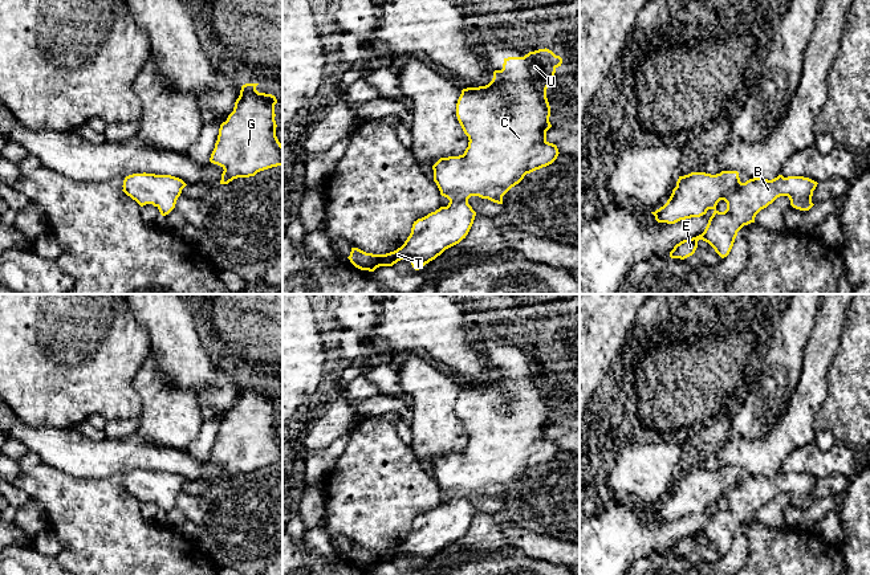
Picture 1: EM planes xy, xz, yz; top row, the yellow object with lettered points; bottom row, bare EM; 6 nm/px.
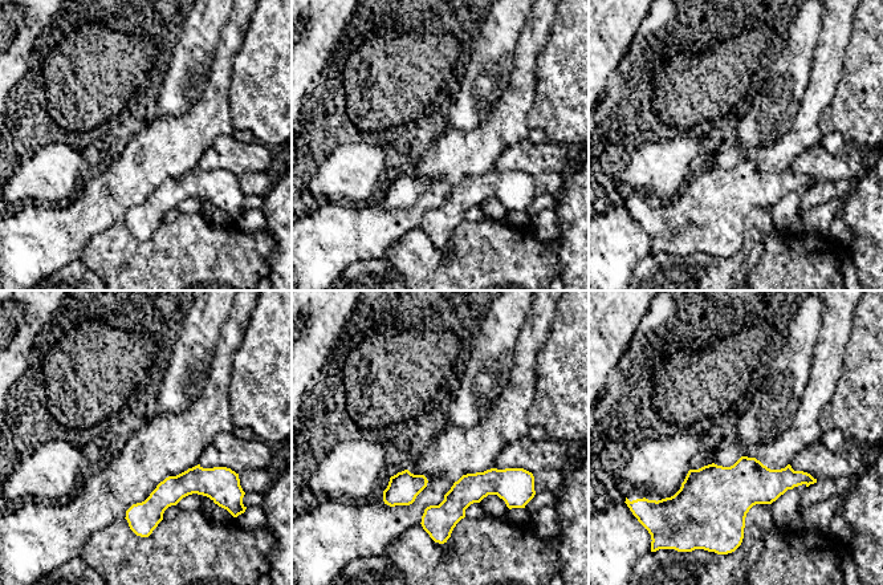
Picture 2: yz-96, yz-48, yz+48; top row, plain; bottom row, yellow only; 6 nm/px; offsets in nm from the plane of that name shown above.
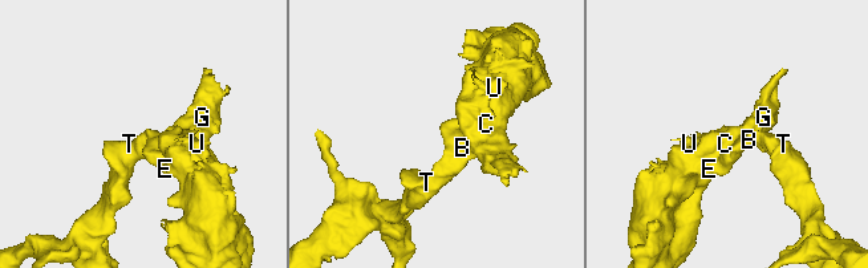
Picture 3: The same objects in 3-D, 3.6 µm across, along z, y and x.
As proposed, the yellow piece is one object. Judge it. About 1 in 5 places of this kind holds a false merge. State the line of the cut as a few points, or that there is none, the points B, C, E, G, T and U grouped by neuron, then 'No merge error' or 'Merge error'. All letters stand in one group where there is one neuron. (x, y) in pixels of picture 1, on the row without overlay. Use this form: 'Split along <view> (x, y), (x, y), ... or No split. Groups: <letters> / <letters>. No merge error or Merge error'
No split. Groups: B C E G T U. No merge error

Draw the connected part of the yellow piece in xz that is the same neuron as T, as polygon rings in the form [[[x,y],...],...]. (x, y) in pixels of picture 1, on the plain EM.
[[[538,346],[524,354],[504,355],[503,366],[493,368],[488,382],[463,386],[456,400],[456,413],[468,433],[468,444],[463,452],[440,454],[432,462],[434,478],[440,492],[450,497],[448,502],[414,518],[410,533],[397,547],[373,551],[351,545],[347,554],[350,559],[361,567],[374,568],[406,555],[419,567],[466,535],[476,513],[468,501],[471,493],[503,501],[503,493],[527,470],[552,461],[560,449],[556,441],[546,437],[546,428],[552,424],[546,386],[561,360],[562,355],[552,347]]]

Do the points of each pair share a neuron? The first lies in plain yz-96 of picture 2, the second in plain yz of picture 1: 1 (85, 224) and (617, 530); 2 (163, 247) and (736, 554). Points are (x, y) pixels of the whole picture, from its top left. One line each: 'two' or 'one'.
1: one
2: two

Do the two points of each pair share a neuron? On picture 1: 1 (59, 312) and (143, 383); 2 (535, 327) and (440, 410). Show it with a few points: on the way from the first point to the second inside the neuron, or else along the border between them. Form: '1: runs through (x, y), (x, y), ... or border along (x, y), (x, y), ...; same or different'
1: border along (150, 350), (133, 382), (141, 407); different
2: border along (438, 365), (448, 370), (463, 384); different

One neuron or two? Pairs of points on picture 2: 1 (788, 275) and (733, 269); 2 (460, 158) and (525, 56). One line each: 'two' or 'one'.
1: two
2: one

